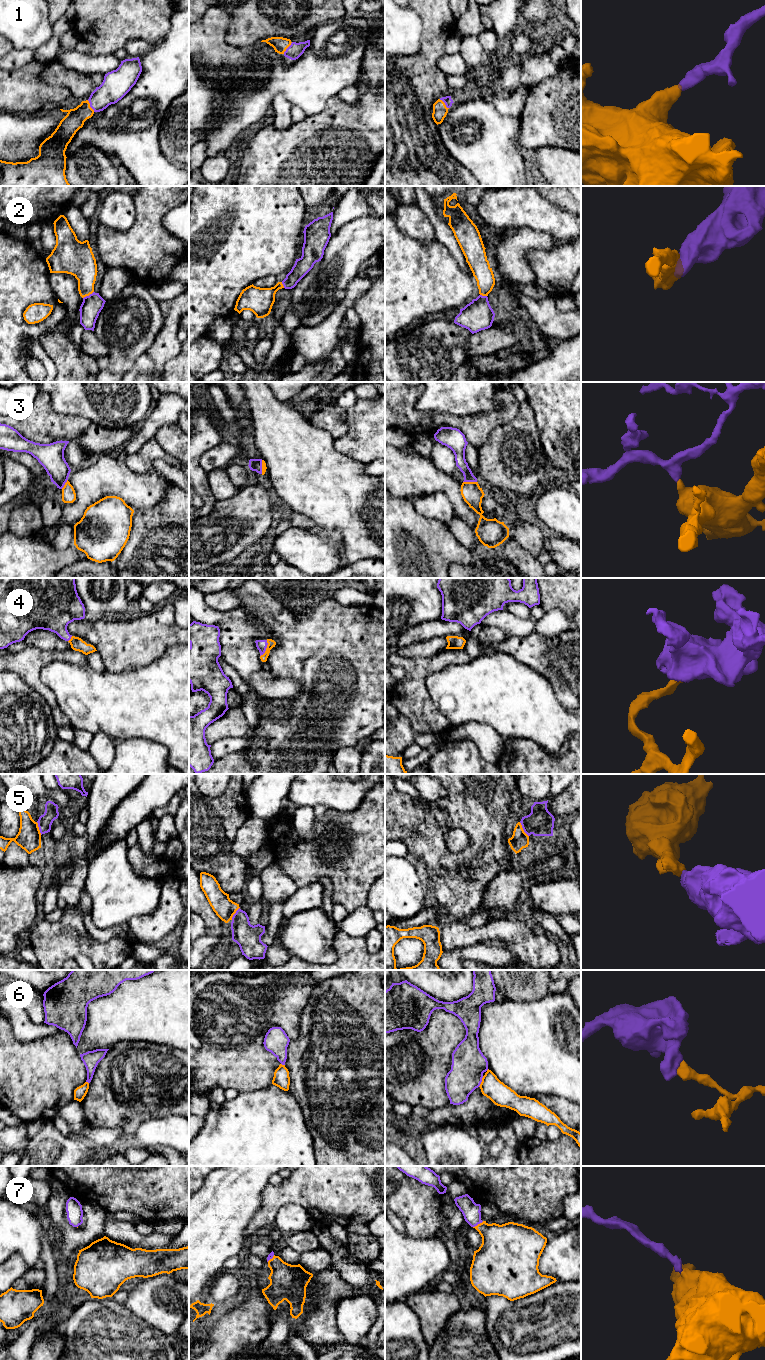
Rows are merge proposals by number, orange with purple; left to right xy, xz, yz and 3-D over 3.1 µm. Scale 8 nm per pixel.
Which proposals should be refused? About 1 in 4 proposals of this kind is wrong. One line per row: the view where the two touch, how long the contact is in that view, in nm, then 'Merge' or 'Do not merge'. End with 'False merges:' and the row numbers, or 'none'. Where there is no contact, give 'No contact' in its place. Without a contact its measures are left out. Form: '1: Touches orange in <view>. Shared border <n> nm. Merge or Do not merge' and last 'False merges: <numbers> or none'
1: Touches orange in xy. Shared border 110 nm. Merge
2: Touches orange in xy. Shared border 110 nm. Merge
3: Touches orange in yz. Shared border 110 nm. Merge
4: Touches orange in xz. Shared border 150 nm. Merge
5: Touches orange in yz. Shared border 140 nm. Merge
6: Touches orange in yz. Shared border 100 nm. Do not merge
7: Touches orange in yz. Shared border 100 nm. Merge
False merges: 6

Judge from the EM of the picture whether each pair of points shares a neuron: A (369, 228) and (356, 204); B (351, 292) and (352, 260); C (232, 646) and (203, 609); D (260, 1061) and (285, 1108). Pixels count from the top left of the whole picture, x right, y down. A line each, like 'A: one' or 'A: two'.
A: two
B: two
C: one
D: two

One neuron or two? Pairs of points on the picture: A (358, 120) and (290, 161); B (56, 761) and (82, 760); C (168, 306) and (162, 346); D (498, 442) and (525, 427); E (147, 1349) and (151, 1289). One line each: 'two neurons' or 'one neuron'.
A: one neuron
B: one neuron
C: one neuron
D: one neuron
E: two neurons

